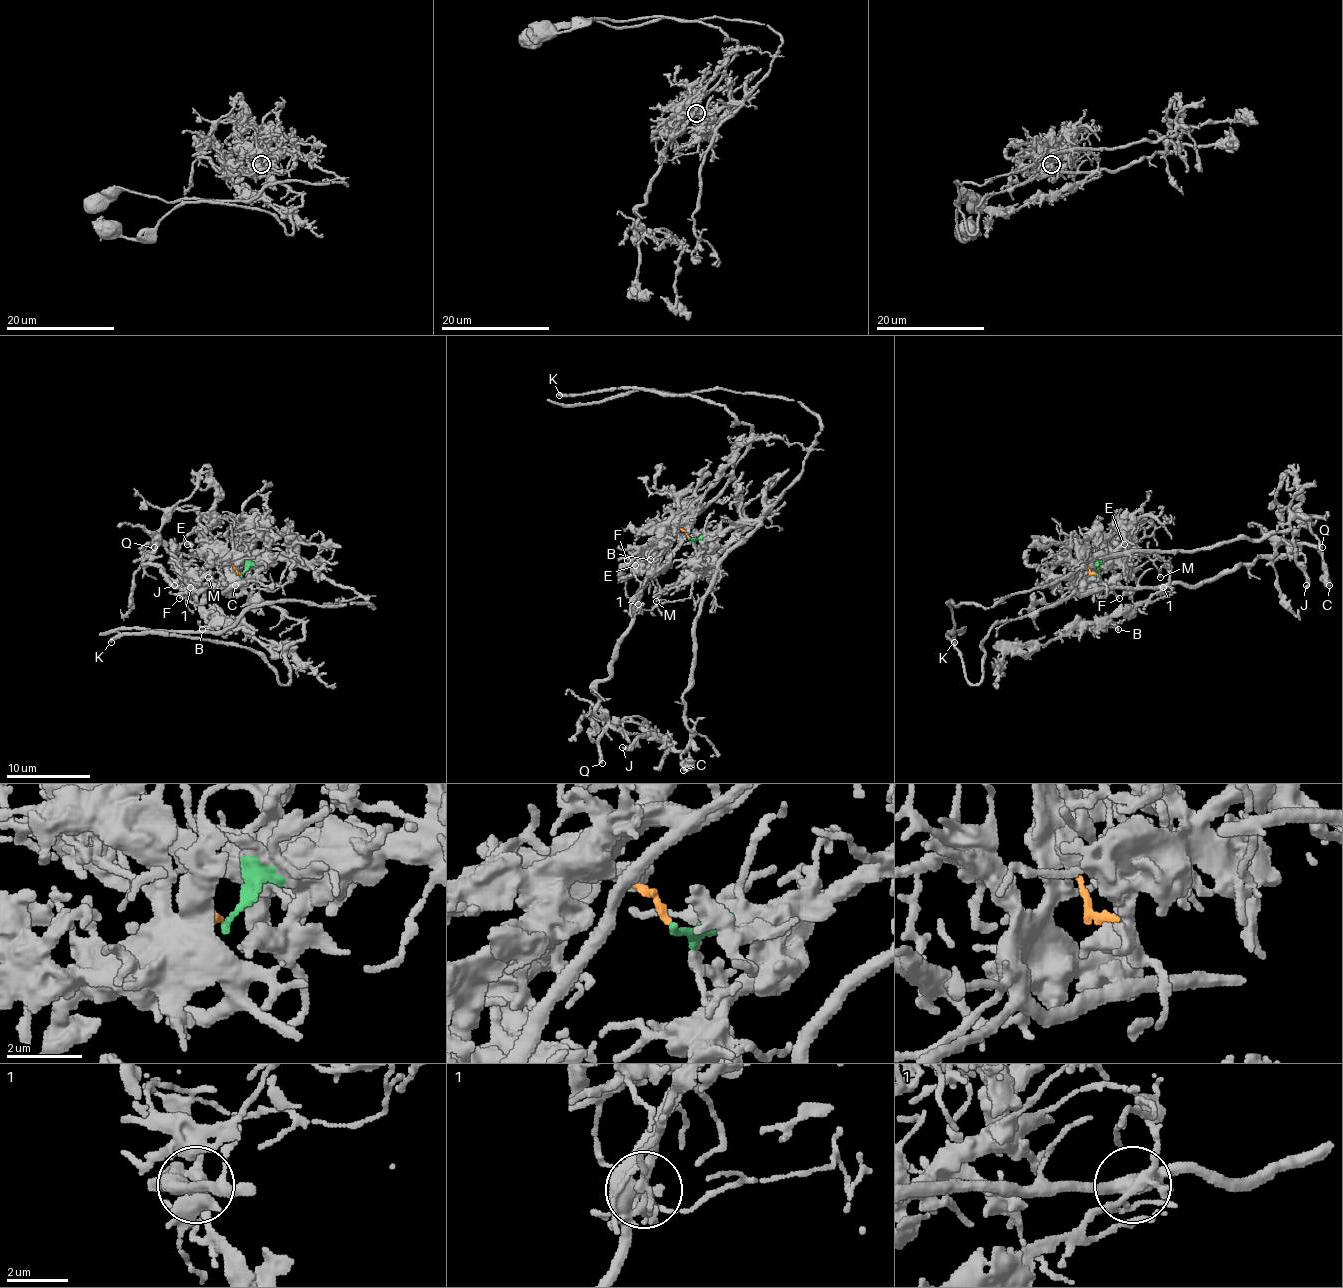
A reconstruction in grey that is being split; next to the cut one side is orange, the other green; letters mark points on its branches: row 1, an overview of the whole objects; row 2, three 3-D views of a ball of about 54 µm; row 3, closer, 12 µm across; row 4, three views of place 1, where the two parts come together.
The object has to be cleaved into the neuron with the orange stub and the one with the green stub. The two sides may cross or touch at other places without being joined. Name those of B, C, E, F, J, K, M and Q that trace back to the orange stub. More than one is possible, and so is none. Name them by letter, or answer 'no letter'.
E, F, K, Q

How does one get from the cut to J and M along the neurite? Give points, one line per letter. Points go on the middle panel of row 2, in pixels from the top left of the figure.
J: (689, 538), (697, 563), (691, 597), (699, 601), (683, 704), (689, 744), (674, 751), (649, 734), (621, 746)
M: (689, 538), (697, 552), (697, 571), (687, 599), (655, 601)

